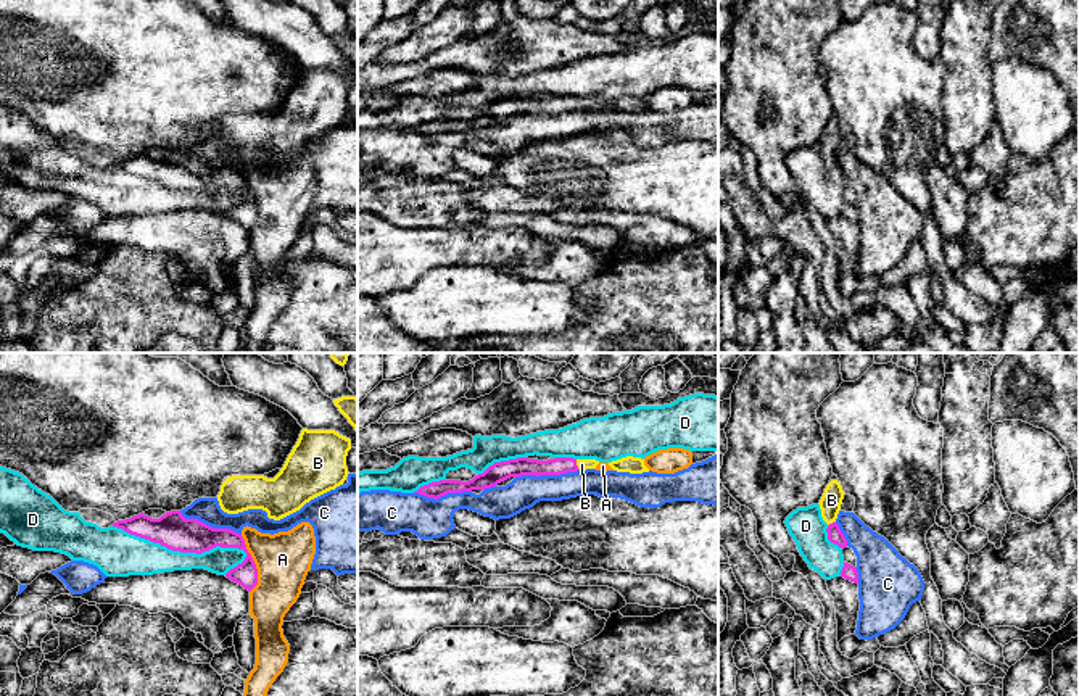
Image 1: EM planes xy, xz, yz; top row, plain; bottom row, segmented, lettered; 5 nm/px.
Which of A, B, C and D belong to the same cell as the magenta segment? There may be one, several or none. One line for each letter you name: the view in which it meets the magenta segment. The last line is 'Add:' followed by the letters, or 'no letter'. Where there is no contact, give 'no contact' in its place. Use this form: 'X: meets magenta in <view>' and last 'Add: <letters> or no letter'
B: meets magenta in xz
Add: B

